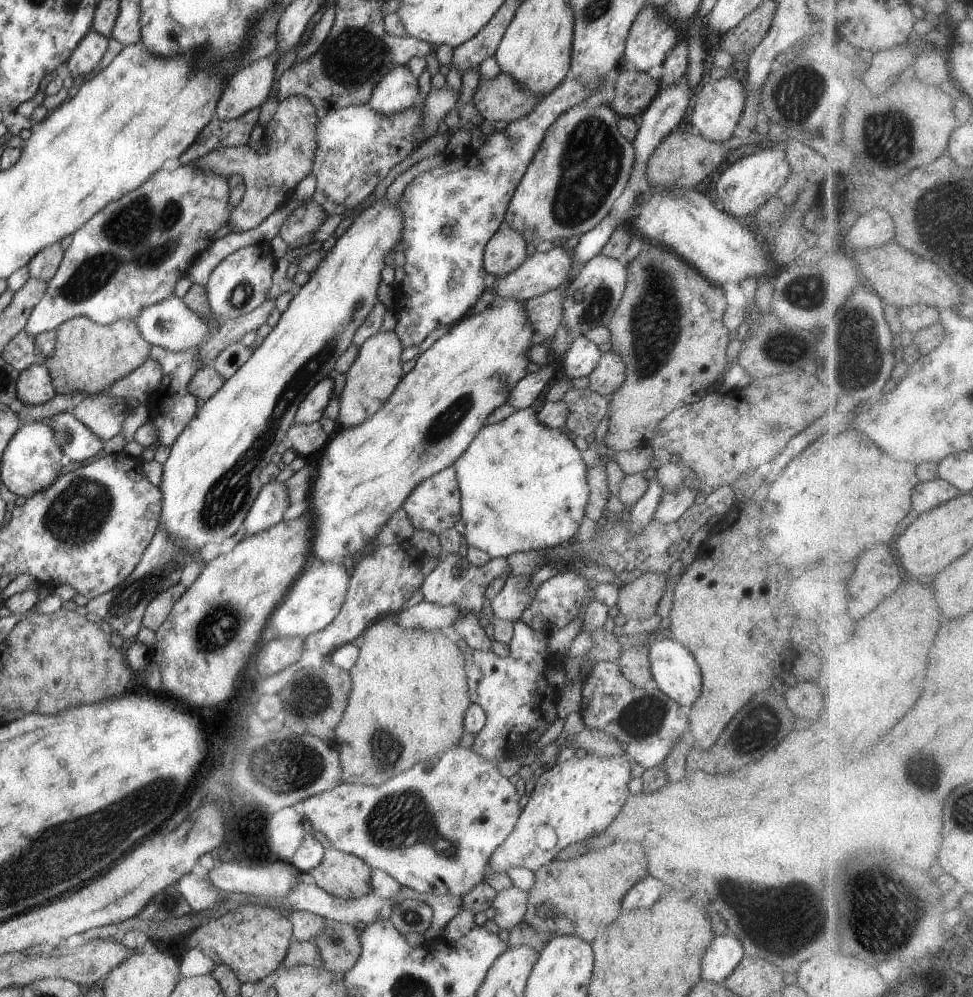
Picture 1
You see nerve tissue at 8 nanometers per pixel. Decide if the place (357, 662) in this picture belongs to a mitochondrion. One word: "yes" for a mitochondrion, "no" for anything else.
no

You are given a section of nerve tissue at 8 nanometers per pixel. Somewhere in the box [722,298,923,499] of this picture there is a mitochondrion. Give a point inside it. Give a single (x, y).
(853, 362)

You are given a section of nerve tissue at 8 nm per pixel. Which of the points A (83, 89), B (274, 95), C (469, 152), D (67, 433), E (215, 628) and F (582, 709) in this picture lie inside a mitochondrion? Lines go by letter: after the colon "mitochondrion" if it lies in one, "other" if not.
A: other
B: other
C: other
D: mitochondrion
E: mitochondrion
F: other

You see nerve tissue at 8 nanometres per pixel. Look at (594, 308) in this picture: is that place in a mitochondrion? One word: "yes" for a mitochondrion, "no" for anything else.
yes

